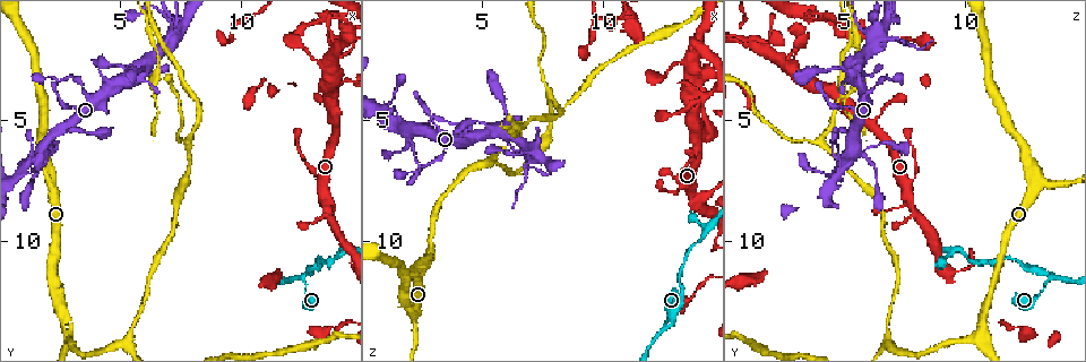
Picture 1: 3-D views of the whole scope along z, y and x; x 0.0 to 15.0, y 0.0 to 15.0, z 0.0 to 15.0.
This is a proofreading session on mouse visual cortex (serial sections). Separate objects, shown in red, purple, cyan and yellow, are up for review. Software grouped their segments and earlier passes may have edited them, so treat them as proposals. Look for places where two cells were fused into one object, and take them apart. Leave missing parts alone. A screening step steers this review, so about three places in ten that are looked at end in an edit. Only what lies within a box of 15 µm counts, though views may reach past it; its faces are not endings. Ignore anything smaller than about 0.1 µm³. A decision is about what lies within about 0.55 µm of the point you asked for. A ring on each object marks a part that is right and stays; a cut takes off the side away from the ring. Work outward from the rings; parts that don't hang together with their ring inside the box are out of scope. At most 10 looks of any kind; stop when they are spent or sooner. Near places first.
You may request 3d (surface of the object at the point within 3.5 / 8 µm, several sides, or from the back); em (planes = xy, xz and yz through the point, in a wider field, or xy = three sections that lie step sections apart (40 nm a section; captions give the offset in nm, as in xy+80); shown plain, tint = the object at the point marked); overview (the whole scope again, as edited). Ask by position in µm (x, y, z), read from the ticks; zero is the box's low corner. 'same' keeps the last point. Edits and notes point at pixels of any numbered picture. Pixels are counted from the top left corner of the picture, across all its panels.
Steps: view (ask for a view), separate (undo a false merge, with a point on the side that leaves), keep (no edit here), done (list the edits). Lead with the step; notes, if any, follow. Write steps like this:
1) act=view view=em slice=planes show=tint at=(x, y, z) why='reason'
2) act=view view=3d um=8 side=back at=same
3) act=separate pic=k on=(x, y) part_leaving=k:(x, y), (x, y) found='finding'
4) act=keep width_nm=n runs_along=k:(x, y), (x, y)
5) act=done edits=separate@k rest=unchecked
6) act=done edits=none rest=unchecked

act=view view=3d um=3.5 at=(7.9, 5.9, 4.1) why='branch point'

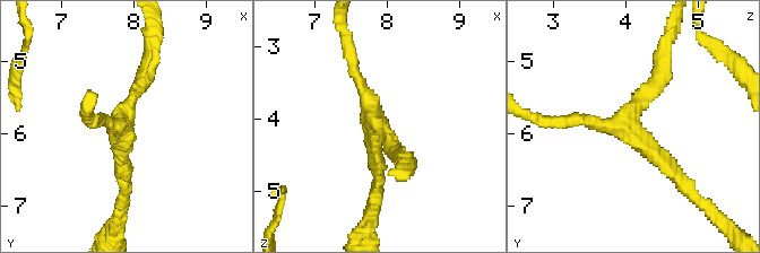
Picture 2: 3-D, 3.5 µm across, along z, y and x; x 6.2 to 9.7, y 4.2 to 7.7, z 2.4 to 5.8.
act=view view=em slice=xy step=1 show=tint at=(7.85, 5.85, 4.05) arms=3 arm_widths_nm=150,200,200 why='now the EM'

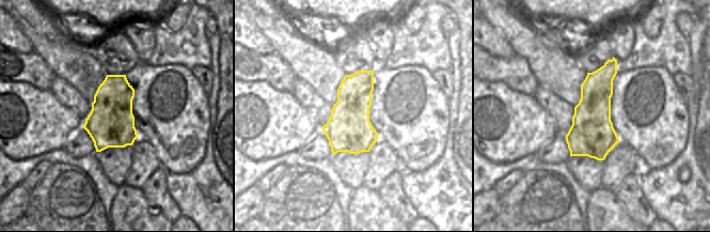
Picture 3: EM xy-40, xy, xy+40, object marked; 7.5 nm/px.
act=keep runs_along=2:(126, 180), (122, 111), (147, 66) found='all the same cell'

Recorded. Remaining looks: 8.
act=view view=3d um=3.5 at=(6.6, 1.7, 5.2) why='sharp bend'

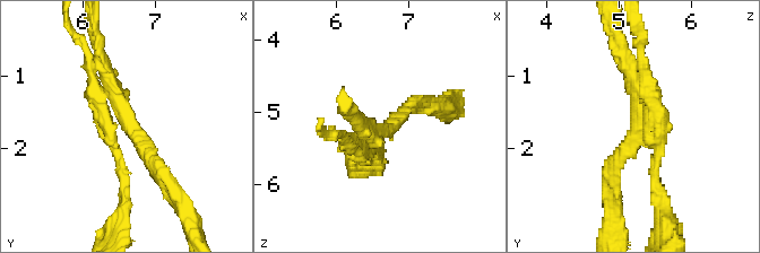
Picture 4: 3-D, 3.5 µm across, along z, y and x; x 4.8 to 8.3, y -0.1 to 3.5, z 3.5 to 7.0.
act=view view=em slice=planes show=tint at=(6.65, 1.70, 5.25) why='need the tissue'

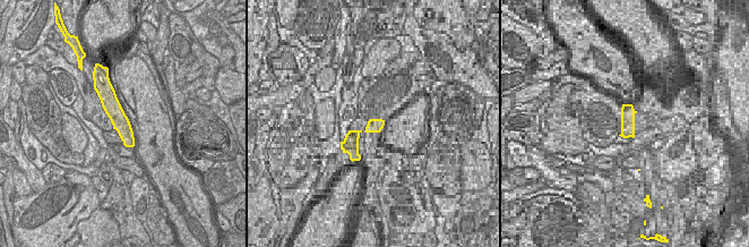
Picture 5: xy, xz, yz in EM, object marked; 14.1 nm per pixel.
act=view view=em slice=xy step=3 show=tint at=same

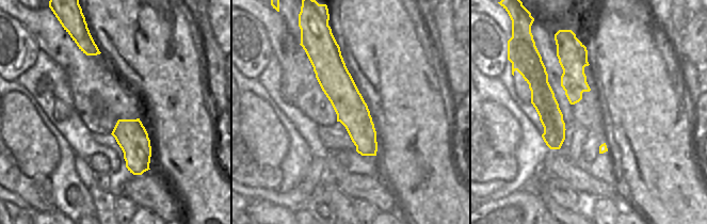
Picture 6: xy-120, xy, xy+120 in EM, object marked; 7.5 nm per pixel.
act=separate pic=4 on=(654, 162) part_leaving=4:(642, 123), (666, 220) found='a second cell is stuck on'

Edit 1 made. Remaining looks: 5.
act=view view=3d um=3.5 at=(12.6, 11.5, 13.7) why='three-way junction'

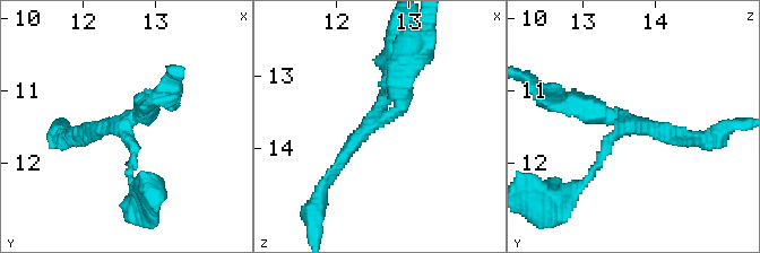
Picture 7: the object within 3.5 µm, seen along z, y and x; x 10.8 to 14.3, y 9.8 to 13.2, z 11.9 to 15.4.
act=view view=em slice=planes show=tint at=(12.50, 11.50, 13.60) arms=3 arm_widths_nm=100,200,300 why='need the tissue'

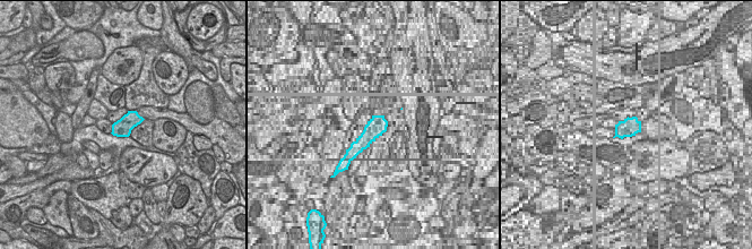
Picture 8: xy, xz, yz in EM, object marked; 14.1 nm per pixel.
act=keep runs_along=7:(134, 184), (122, 125), (150, 98) found='all the same cell'

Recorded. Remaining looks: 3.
act=view view=3d um=3.5 at=(14.1, 10.4, 9.8) why='sharp bend'

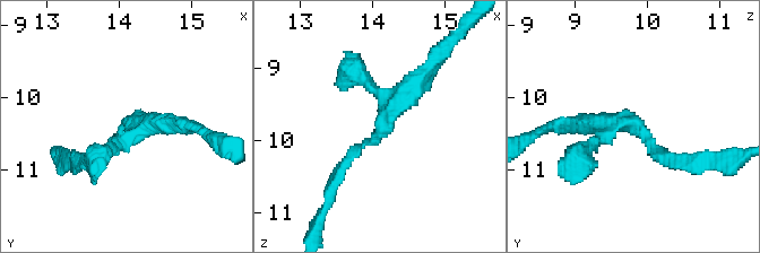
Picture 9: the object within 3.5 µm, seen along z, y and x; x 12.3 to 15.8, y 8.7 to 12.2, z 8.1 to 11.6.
act=view view=em slice=xy step=2 show=tint at=(14.15, 10.35, 9.80)

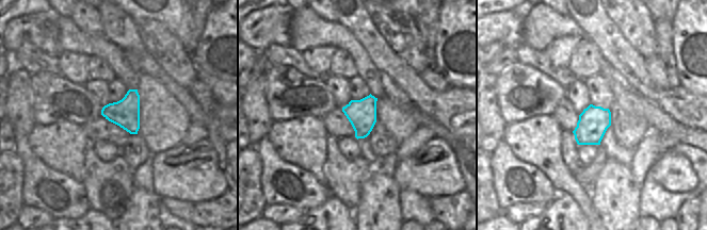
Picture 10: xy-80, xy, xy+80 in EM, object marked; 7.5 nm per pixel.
act=keep runs_along=9:(340, 171), (389, 116), (354, 72) found='one cell here'

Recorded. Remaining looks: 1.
act=done edits=separate@4 rest=unchecked

